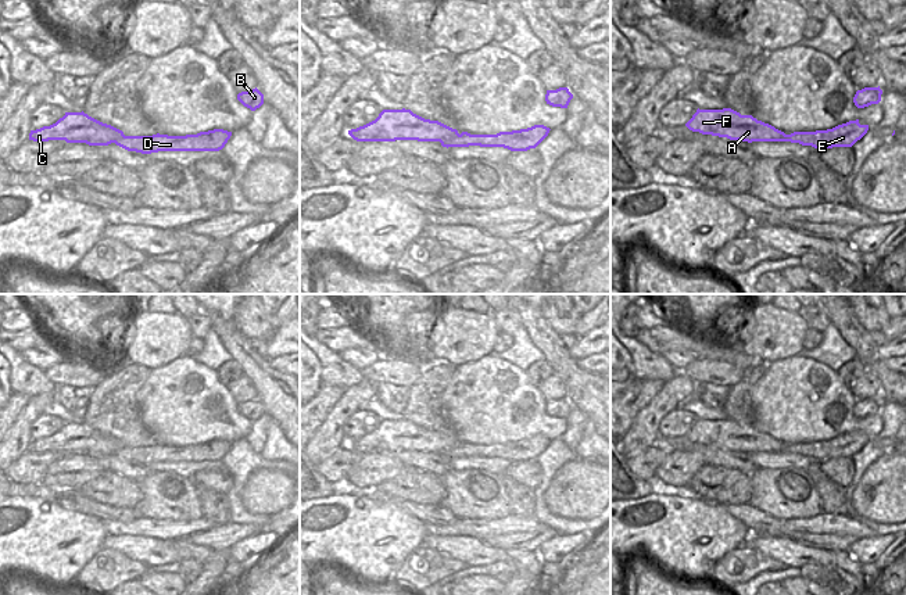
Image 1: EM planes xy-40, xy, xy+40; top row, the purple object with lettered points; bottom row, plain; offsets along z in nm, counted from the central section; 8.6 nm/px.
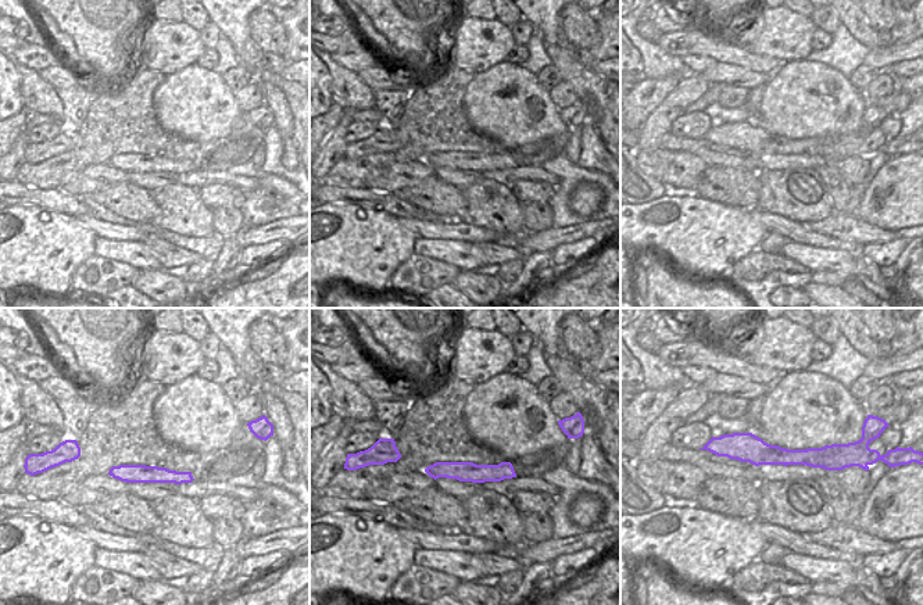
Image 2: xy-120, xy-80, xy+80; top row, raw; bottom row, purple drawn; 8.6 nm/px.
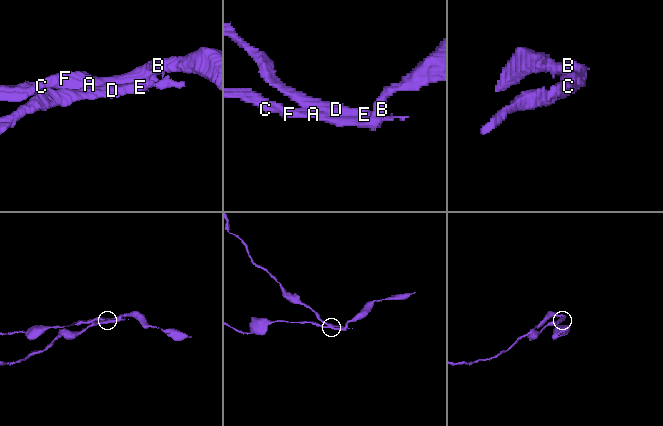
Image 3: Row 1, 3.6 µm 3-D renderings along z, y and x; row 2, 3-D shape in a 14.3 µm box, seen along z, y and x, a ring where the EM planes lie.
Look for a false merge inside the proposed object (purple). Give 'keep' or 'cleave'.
cleave

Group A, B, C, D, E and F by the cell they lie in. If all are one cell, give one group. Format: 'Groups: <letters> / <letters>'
Groups: A B C F / D E.

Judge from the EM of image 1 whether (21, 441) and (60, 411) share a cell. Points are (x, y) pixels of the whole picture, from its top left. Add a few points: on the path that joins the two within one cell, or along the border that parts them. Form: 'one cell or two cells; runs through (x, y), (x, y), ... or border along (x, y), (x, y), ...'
two cells; border along (53, 401), (42, 414)

